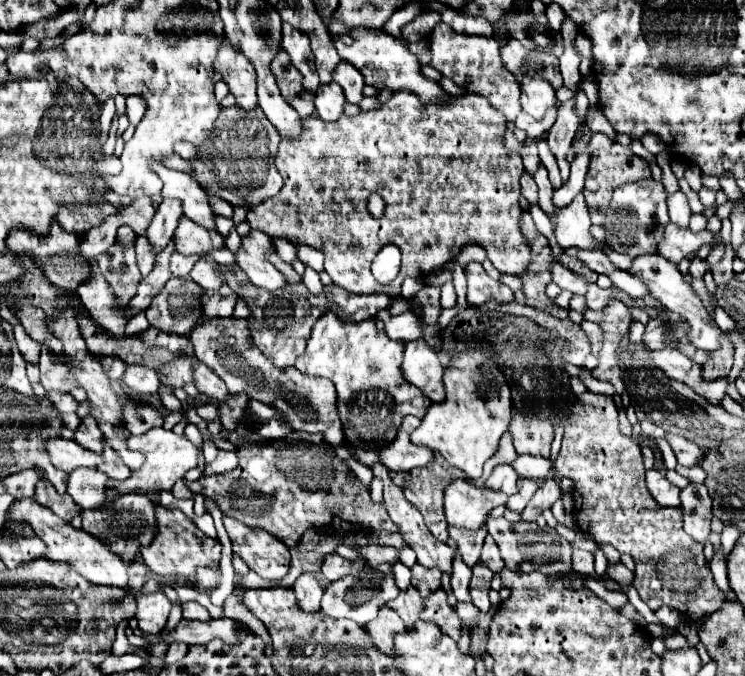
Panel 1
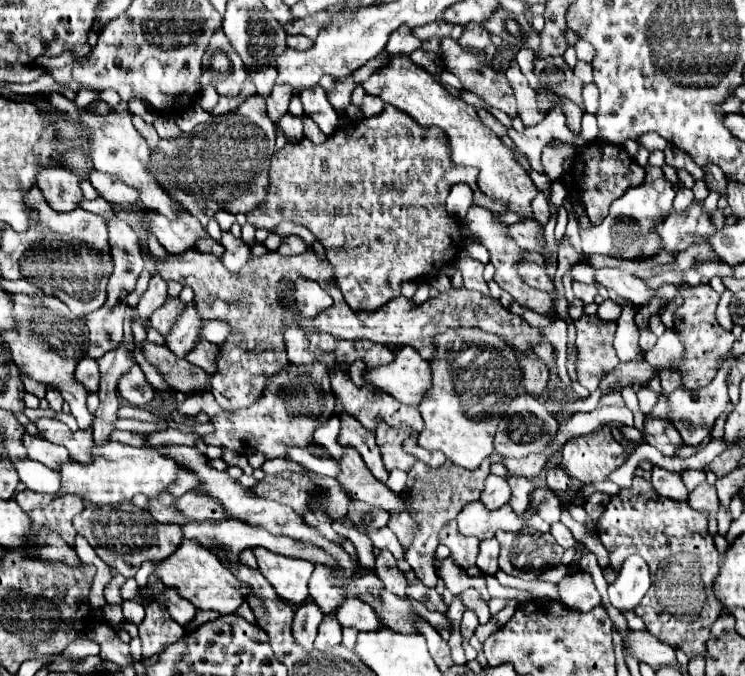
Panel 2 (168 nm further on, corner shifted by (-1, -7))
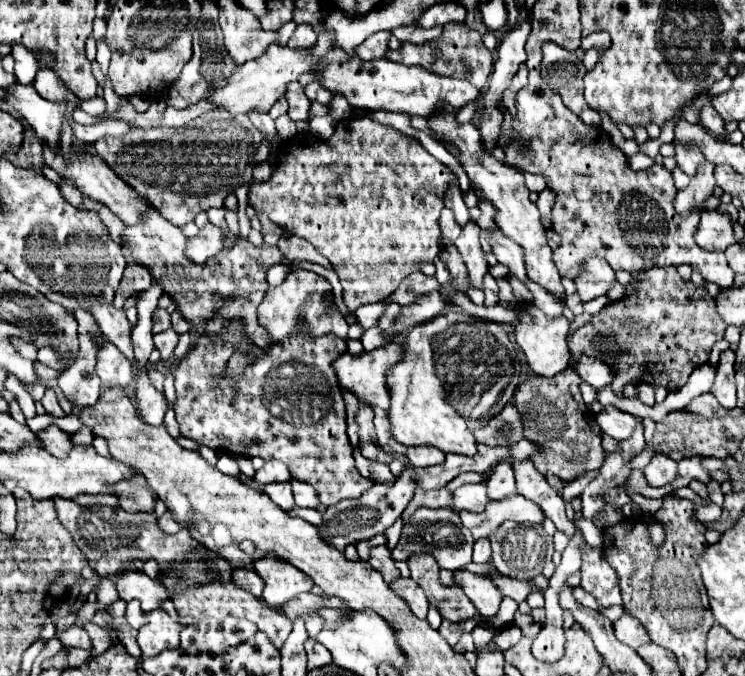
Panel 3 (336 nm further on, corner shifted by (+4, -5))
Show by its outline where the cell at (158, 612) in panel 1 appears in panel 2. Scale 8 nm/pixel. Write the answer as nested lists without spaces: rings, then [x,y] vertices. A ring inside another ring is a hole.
[[[157,602],[145,608],[145,618],[139,624],[139,638],[143,642],[143,654],[159,654],[165,644],[173,644],[183,636],[185,628],[179,626],[171,614]]]

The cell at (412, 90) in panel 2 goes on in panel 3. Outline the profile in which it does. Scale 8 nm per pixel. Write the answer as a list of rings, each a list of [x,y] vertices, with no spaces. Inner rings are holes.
[[[444,110],[444,114],[434,114],[432,118],[428,118],[432,130],[436,130],[436,134],[440,134],[440,138],[444,138],[446,142],[452,142],[458,150],[460,150],[460,162],[470,178],[470,182],[476,188],[476,194],[480,198],[488,198],[496,210],[496,222],[500,222],[500,230],[512,238],[516,244],[520,244],[524,248],[524,262],[526,262],[526,274],[532,282],[538,282],[542,288],[546,288],[550,294],[554,294],[556,298],[564,300],[564,286],[560,284],[560,274],[552,262],[552,250],[548,246],[546,240],[546,230],[540,224],[540,212],[536,208],[536,204],[530,202],[530,190],[524,184],[524,176],[518,170],[512,170],[508,166],[504,166],[500,160],[496,160],[492,154],[484,154],[482,160],[478,158],[480,152],[480,134],[476,130],[476,126],[472,122],[458,126],[456,124],[456,114],[452,114],[452,110]]]

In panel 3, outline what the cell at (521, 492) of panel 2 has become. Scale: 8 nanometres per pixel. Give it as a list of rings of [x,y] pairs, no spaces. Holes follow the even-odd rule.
[[[500,462],[496,464],[486,478],[486,486],[488,486],[488,498],[490,500],[502,500],[508,494],[516,492],[516,482],[514,482],[514,470],[512,464],[508,462]]]

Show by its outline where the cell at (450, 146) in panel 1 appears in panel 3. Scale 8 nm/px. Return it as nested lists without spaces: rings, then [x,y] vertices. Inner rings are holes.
[[[354,116],[338,122],[336,132],[326,140],[304,132],[282,144],[270,180],[252,184],[248,202],[290,234],[308,240],[316,250],[320,250],[322,256],[332,262],[344,288],[344,304],[350,312],[354,312],[362,304],[384,300],[398,288],[400,280],[418,270],[418,262],[432,262],[438,256],[438,216],[444,208],[448,182],[454,178],[456,176],[452,170],[430,156],[418,140],[402,136],[390,126],[376,124],[366,116]],[[380,148],[388,150],[386,158],[382,158]],[[398,150],[402,152],[396,154]],[[390,154],[396,154],[396,158]]]

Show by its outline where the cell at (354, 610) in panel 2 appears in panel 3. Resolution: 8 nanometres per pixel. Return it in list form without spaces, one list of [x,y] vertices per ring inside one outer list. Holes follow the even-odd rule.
[[[310,592],[300,594],[288,602],[284,602],[282,606],[278,606],[276,610],[282,610],[282,614],[294,622],[298,616],[304,620],[308,636],[314,638],[320,632],[320,608],[340,608],[340,610],[348,610],[348,606],[344,606],[344,602],[340,602],[338,598],[318,598]]]

